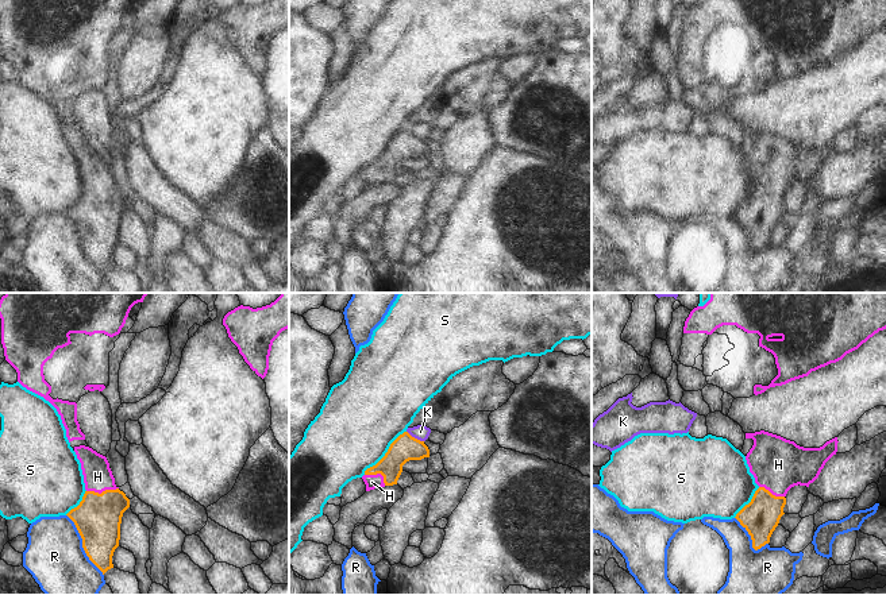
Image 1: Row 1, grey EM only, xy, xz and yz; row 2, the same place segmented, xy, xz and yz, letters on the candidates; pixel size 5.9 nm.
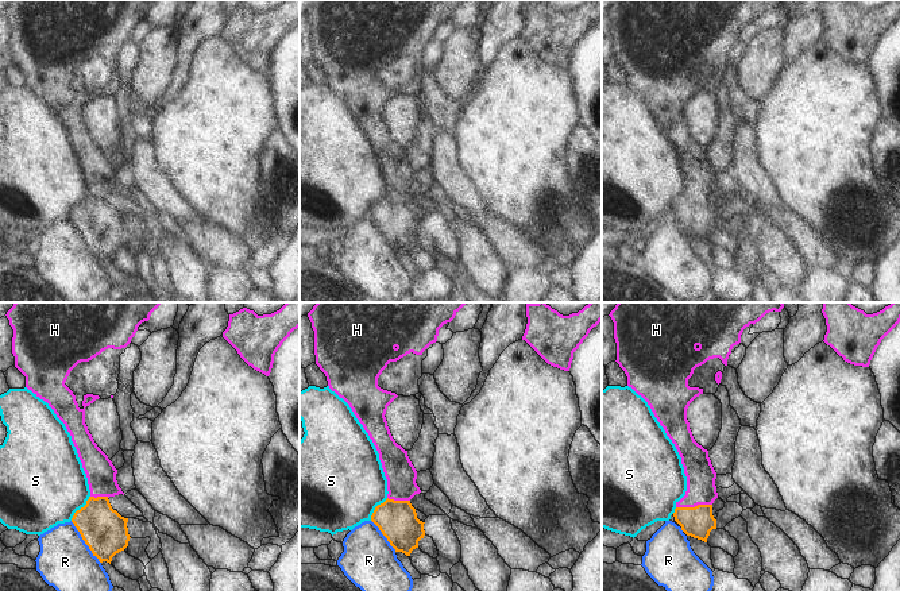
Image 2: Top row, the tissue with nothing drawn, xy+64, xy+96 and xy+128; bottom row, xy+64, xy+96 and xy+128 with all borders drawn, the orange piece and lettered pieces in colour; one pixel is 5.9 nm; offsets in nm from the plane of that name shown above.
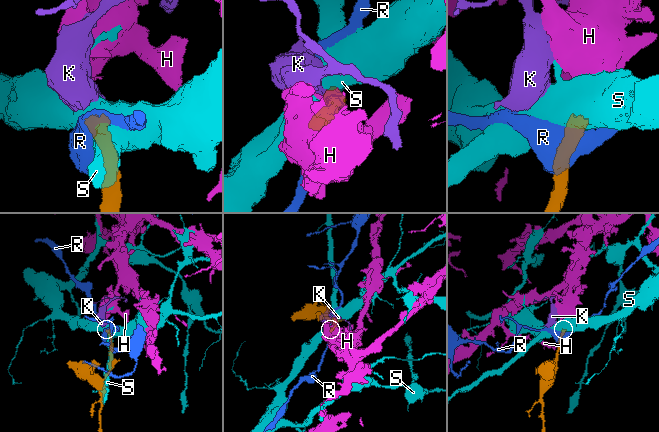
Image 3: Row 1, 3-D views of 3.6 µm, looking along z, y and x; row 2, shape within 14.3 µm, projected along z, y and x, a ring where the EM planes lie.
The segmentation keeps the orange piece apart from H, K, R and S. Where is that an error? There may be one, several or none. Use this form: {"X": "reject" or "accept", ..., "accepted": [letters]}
{"H": "accept", "K": "reject", "R": "reject", "S": "reject", "accepted": ["H"]}

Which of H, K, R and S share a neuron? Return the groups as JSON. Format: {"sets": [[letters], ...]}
{"sets": [["H"], ["K"], ["R"], ["S"]]}

